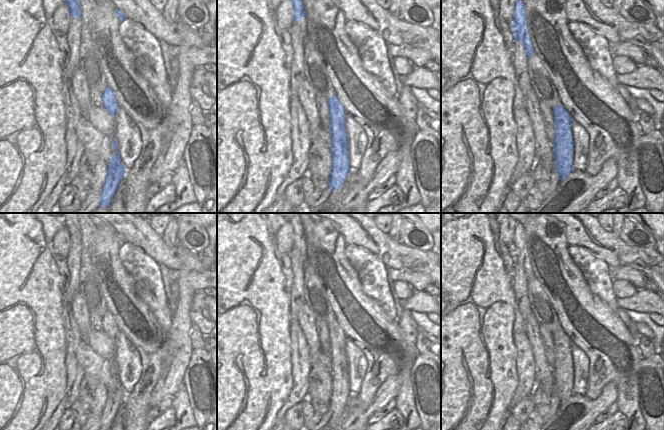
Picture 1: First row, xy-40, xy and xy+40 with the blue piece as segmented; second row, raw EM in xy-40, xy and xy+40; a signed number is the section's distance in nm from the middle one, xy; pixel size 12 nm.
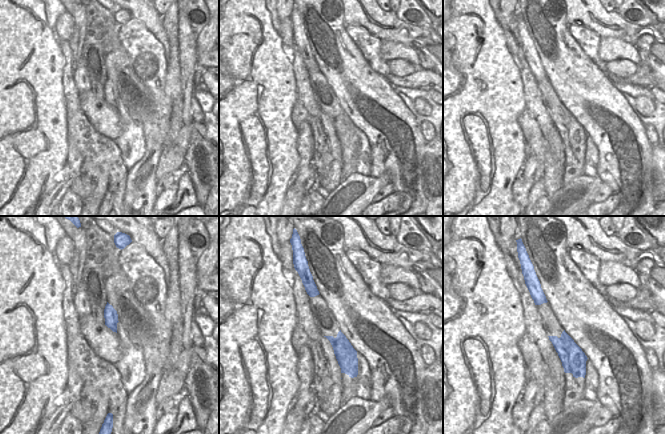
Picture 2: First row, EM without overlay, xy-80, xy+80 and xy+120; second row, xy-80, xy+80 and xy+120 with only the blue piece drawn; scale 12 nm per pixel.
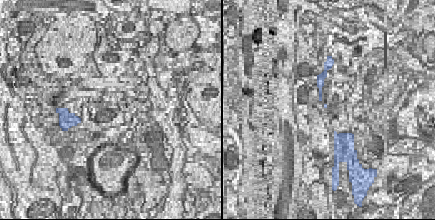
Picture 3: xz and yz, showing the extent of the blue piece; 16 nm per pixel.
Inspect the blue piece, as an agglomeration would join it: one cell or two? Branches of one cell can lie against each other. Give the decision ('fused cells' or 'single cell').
fused cells

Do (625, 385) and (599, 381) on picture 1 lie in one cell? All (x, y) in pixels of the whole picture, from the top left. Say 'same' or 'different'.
same

